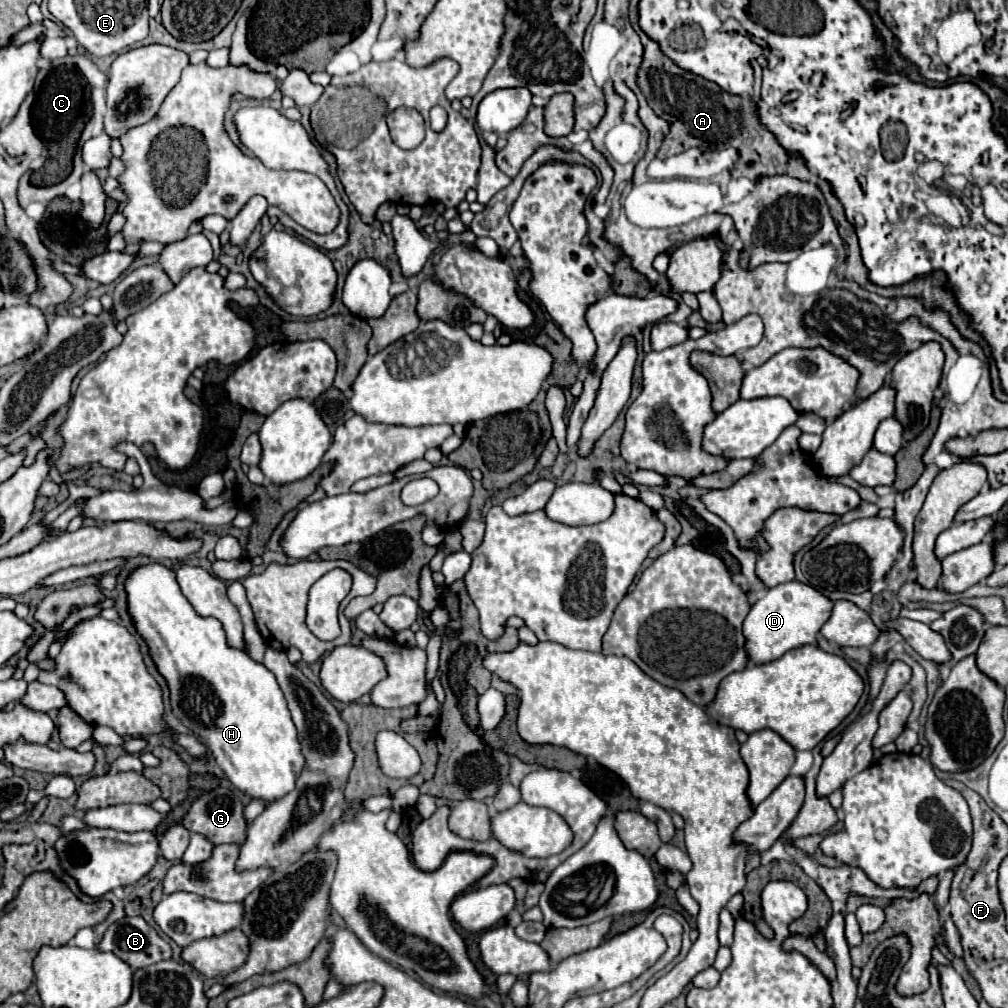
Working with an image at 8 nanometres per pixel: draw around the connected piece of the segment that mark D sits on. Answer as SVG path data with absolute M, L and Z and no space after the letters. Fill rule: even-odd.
M798 580L794 582L784 582L780 586L774 586L766 592L764 598L760 598L750 614L744 620L744 636L748 642L748 654L750 662L762 664L762 662L772 662L780 658L784 652L804 646L804 644L814 644L816 634L820 632L822 624L830 618L834 602L826 598L818 588L810 584L802 584Z

